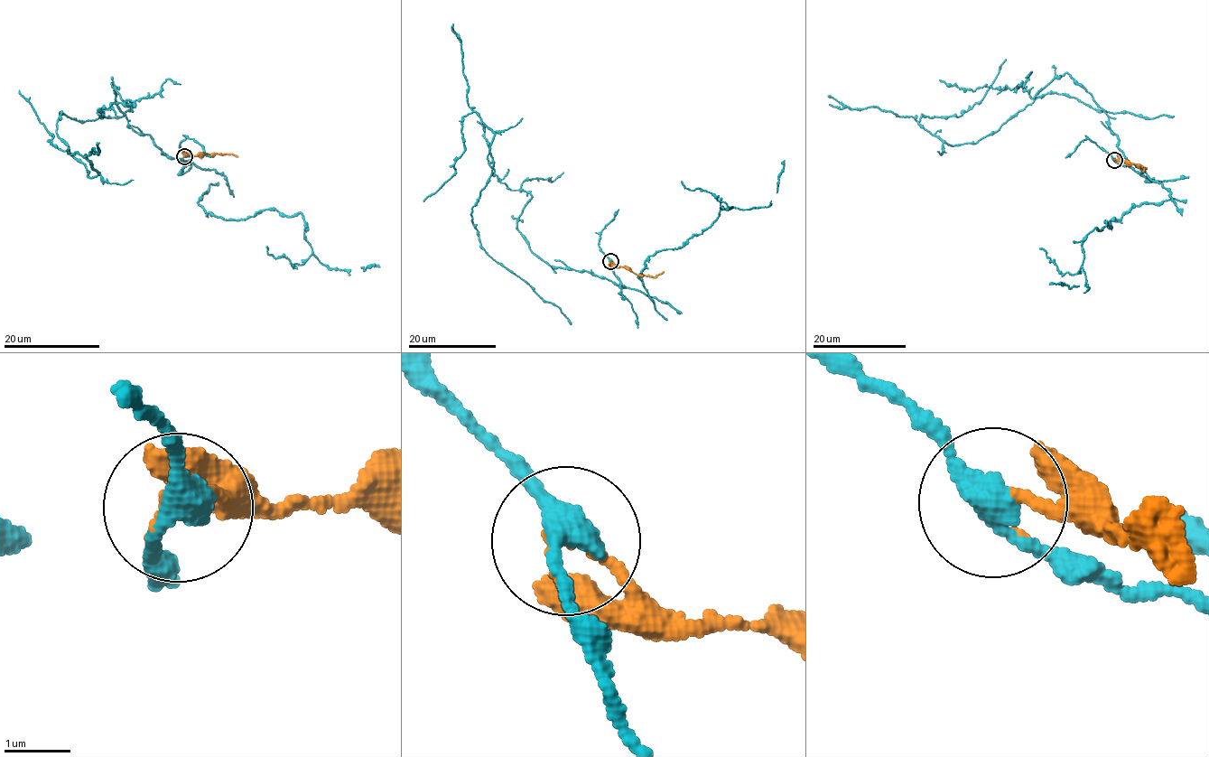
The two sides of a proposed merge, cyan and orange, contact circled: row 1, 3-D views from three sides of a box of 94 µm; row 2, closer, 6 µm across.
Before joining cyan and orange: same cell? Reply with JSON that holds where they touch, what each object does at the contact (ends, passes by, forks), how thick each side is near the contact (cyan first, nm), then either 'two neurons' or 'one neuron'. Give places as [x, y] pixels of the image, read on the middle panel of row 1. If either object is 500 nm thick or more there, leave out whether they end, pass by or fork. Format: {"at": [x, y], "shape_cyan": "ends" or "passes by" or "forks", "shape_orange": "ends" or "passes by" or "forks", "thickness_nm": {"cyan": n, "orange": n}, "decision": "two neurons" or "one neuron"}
{"at": [610, 261], "shape_cyan": "passes by", "shape_orange": "ends", "thickness_nm": {"cyan": 360, "orange": 120}, "decision": "two neurons"}

